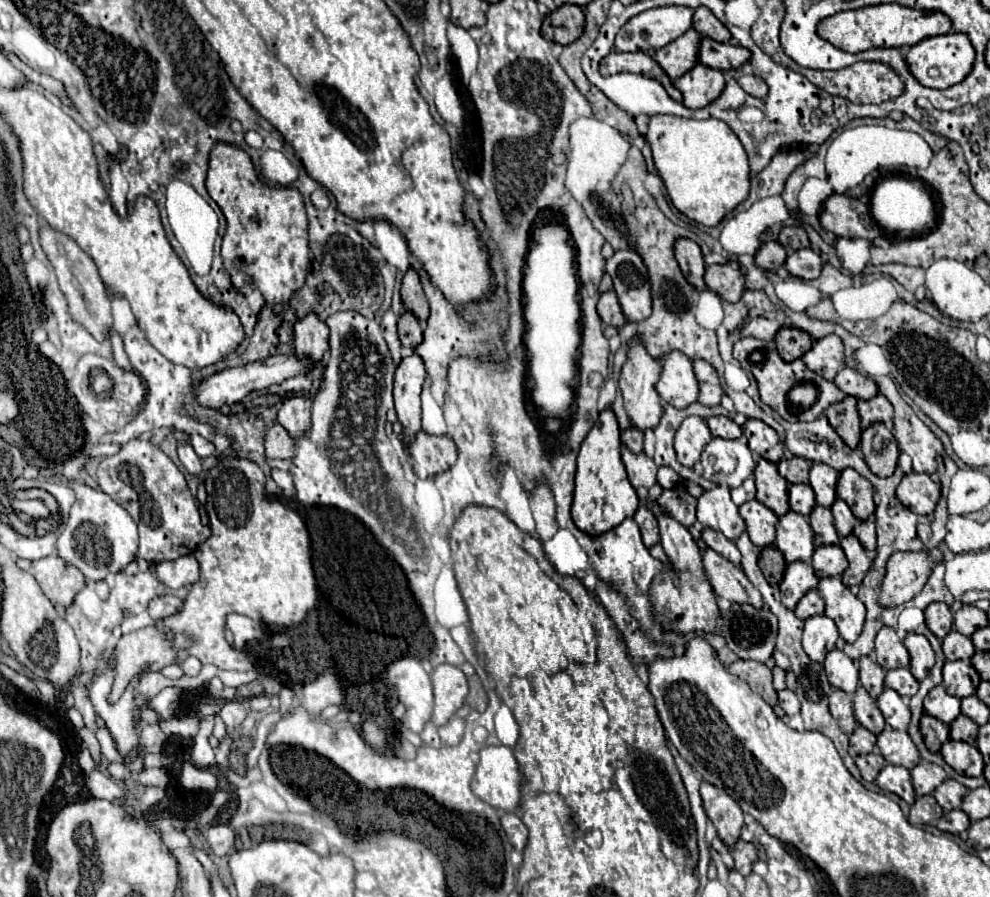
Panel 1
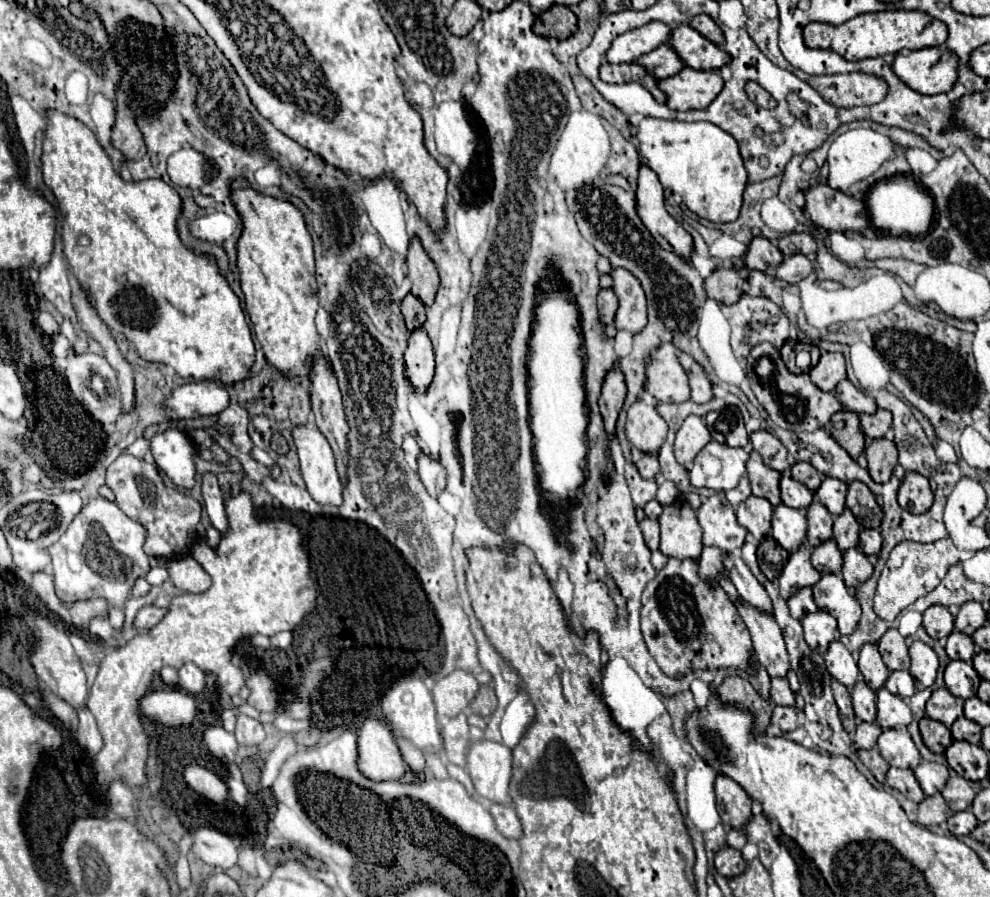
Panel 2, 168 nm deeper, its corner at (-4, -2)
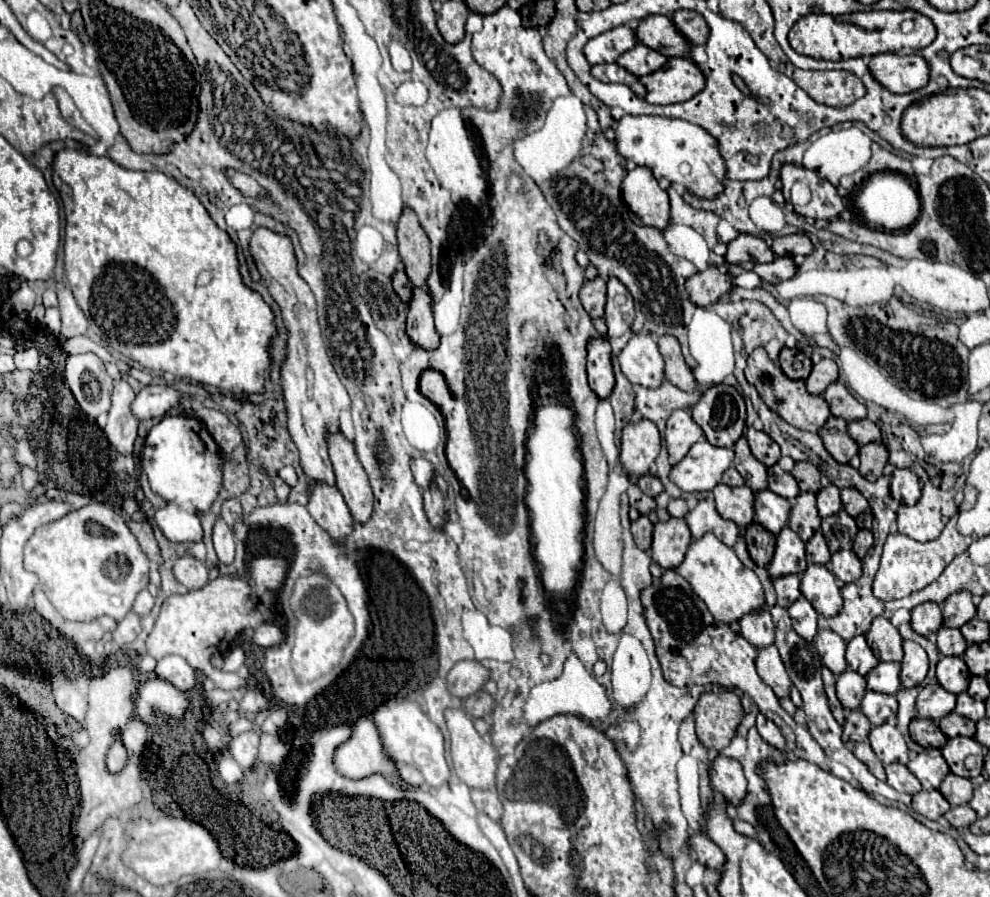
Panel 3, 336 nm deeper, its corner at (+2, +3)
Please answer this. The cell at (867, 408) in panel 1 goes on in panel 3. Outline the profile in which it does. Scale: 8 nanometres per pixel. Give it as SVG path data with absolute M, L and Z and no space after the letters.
M868 419L862 421L854 421L848 425L848 433L850 437L858 443L858 445L866 445L866 443L878 443L880 441L880 427Z

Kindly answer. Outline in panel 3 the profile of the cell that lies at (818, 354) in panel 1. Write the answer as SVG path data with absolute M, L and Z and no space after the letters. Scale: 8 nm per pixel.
M822 359L812 367L810 377L806 379L806 389L810 395L822 395L834 381L838 381L838 365L832 359Z

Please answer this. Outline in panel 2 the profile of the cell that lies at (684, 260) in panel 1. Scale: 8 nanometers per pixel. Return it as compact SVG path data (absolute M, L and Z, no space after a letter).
M646 164L640 166L636 202L638 202L638 216L650 230L654 240L664 250L676 252L678 256L684 256L684 260L690 260L694 252L692 236L666 212L662 184L656 172Z

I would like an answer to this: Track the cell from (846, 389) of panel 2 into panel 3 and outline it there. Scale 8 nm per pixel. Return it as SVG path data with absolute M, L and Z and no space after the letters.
M840 381L832 383L826 391L824 391L824 399L830 405L830 411L834 417L842 417L846 423L858 421L866 417L866 407L862 403L858 403L852 393L848 391L848 387Z

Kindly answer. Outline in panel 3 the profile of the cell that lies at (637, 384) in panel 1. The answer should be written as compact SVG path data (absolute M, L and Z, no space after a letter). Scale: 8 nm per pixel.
M640 419L624 427L620 445L620 463L632 481L638 481L648 473L650 465L658 457L658 451L660 451L660 433L652 421Z

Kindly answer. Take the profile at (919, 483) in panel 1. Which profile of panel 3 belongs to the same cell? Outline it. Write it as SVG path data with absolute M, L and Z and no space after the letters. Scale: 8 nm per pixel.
M894 469L892 483L890 483L890 493L898 503L916 505L918 499L920 499L918 475L912 473L910 469Z

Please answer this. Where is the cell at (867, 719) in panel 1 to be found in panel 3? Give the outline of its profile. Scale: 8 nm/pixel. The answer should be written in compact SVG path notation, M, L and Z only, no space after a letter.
M844 671L836 679L836 695L844 709L858 709L860 701L866 693L866 679L854 671Z

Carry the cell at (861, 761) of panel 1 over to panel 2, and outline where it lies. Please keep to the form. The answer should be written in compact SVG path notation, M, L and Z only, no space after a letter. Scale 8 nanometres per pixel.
M872 748L872 750L860 750L858 752L858 758L864 762L864 766L874 774L874 778L878 780L878 782L884 782L884 776L886 776L886 772L888 772L888 762L880 756L880 752L876 752L876 748Z

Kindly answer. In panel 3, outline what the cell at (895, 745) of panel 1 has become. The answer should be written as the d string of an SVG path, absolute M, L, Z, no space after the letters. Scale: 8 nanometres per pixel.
M890 723L872 727L870 745L882 763L908 763L906 741L902 733Z

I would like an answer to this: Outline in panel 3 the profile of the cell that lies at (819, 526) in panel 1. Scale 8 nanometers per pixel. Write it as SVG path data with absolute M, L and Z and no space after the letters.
M800 493L794 499L794 507L788 517L788 527L796 531L802 541L808 541L820 529L820 515L816 509L814 493Z

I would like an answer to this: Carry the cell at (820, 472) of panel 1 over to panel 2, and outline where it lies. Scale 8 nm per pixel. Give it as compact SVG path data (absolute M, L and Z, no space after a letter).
M826 476L820 484L820 488L816 490L816 498L834 514L838 516L844 510L844 502L846 502L846 490L848 486L842 480L836 480L832 476Z

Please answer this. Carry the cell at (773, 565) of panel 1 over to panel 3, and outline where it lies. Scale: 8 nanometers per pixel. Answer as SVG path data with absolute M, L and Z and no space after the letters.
M750 523L744 529L744 537L746 537L746 547L748 547L752 561L758 567L768 567L774 555L776 537L770 531L766 531L760 523Z

